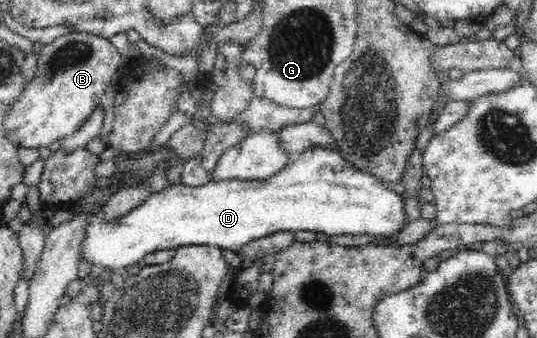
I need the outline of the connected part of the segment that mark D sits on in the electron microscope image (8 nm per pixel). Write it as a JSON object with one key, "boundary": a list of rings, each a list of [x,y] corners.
{"boundary":[[[310,147],[306,149],[304,153],[301,153],[295,162],[288,163],[285,168],[282,168],[278,173],[275,173],[273,177],[265,179],[264,181],[240,181],[240,180],[226,180],[218,182],[207,182],[202,186],[190,187],[188,185],[179,184],[163,188],[156,193],[150,193],[146,198],[146,201],[136,207],[134,211],[128,213],[128,215],[122,217],[120,220],[107,221],[102,213],[96,213],[90,217],[88,226],[86,229],[86,235],[84,235],[84,241],[82,241],[82,247],[80,247],[79,260],[84,258],[88,262],[92,262],[93,267],[102,266],[102,268],[112,268],[117,271],[119,268],[126,269],[128,265],[135,264],[140,258],[143,258],[147,253],[163,250],[163,249],[176,249],[177,247],[184,245],[212,245],[214,247],[230,249],[234,253],[238,254],[238,251],[250,241],[260,239],[260,237],[268,237],[268,235],[274,235],[274,233],[280,233],[284,231],[297,232],[297,231],[314,231],[314,233],[326,233],[330,235],[374,235],[374,237],[394,237],[396,233],[400,233],[406,225],[408,225],[408,218],[406,218],[406,206],[404,206],[404,199],[400,194],[391,191],[390,185],[380,179],[379,177],[372,176],[364,170],[355,168],[352,164],[349,164],[335,149],[326,149],[325,147]]]}

